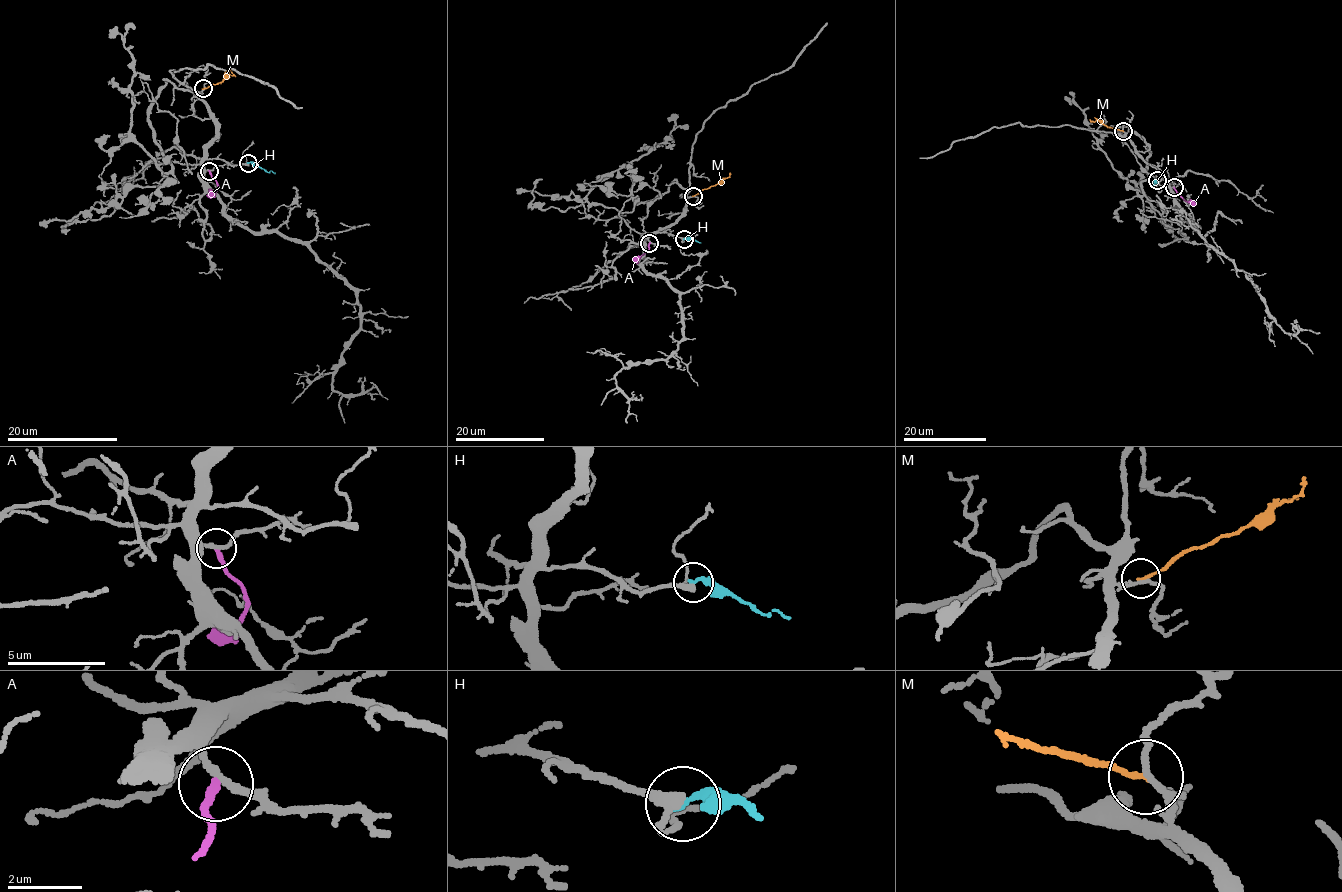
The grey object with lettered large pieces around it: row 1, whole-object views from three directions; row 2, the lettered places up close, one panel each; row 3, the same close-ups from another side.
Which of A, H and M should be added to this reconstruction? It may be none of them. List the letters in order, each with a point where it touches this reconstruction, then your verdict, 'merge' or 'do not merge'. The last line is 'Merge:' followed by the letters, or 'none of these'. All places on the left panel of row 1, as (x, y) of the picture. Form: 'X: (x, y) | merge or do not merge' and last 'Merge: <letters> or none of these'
A: (209, 171) | do not merge
H: (248, 163) | do not merge
M: (203, 88) | do not merge
Merge: none of these

